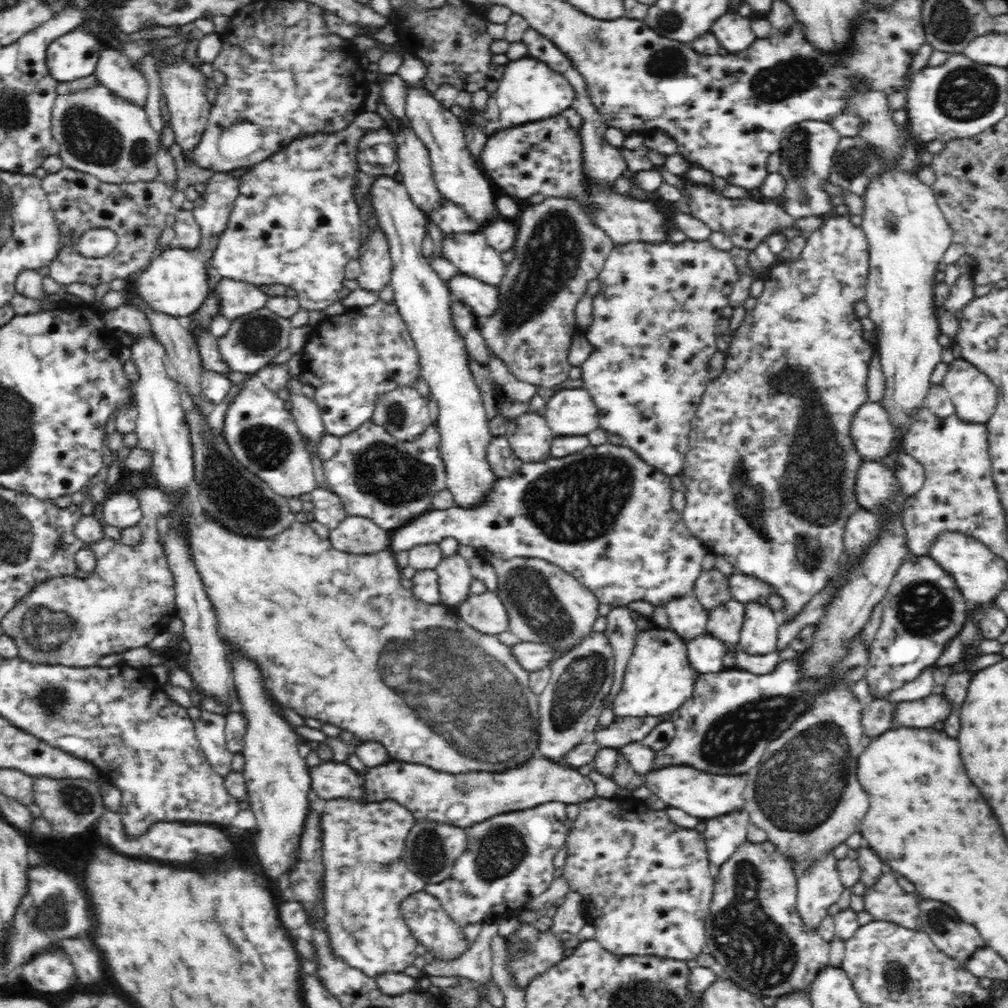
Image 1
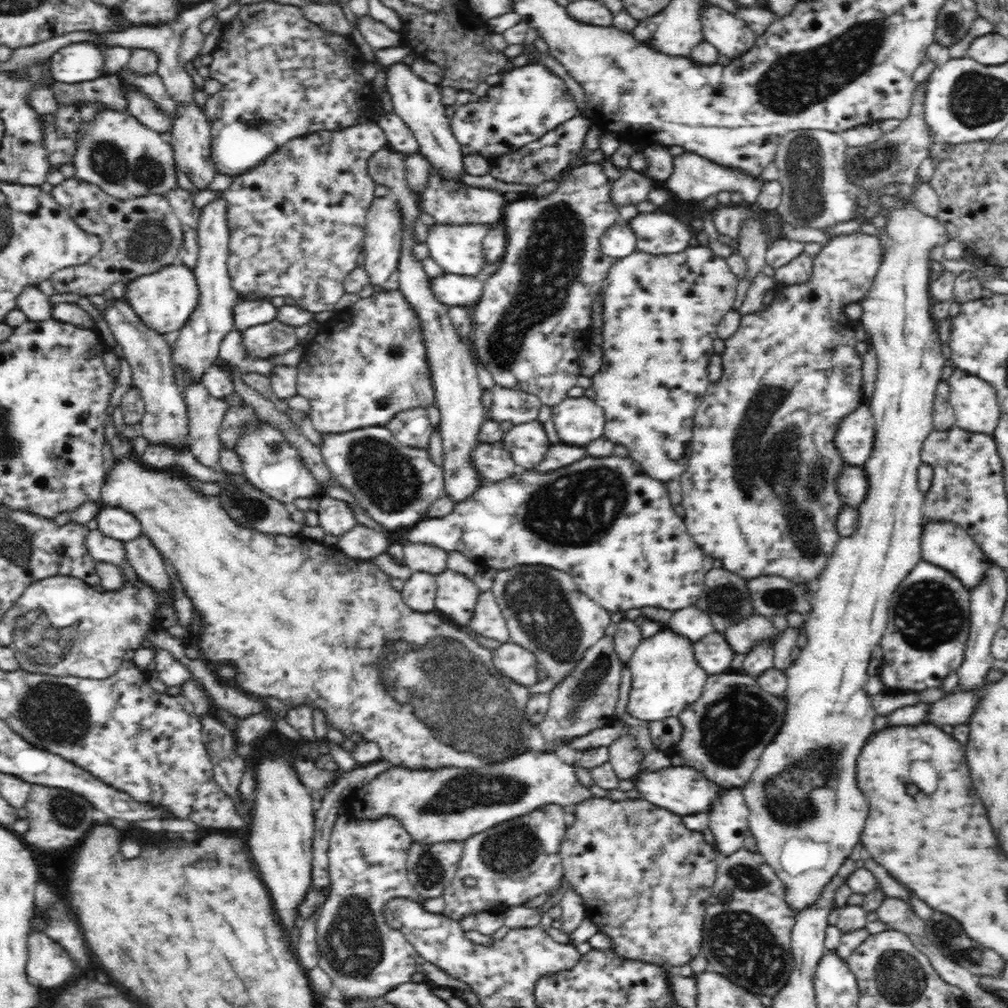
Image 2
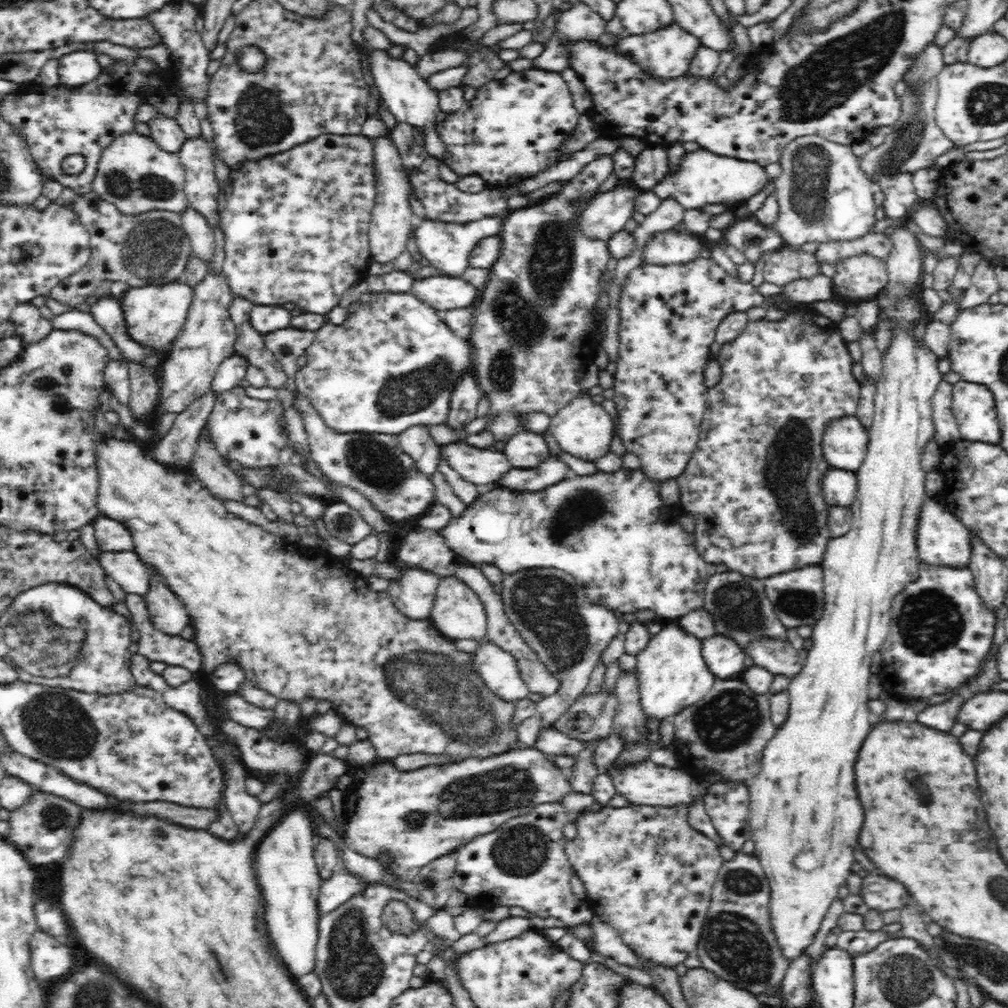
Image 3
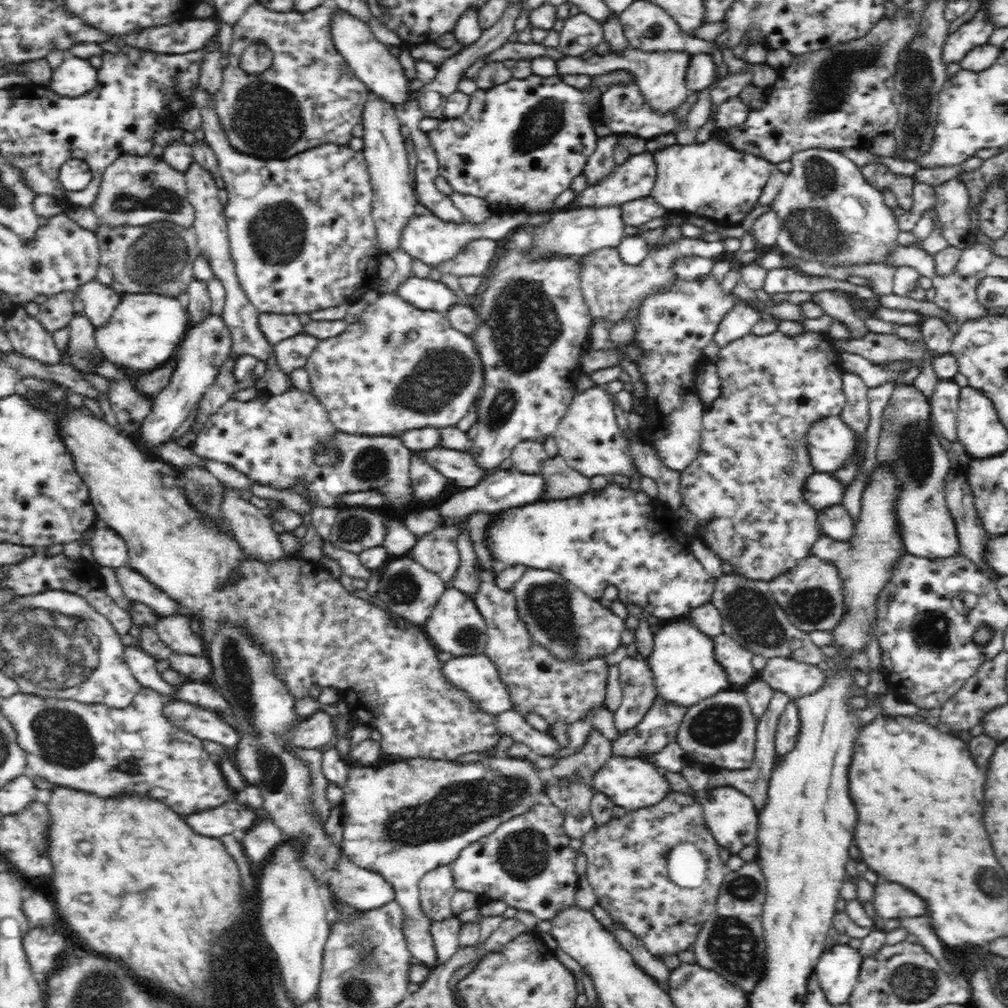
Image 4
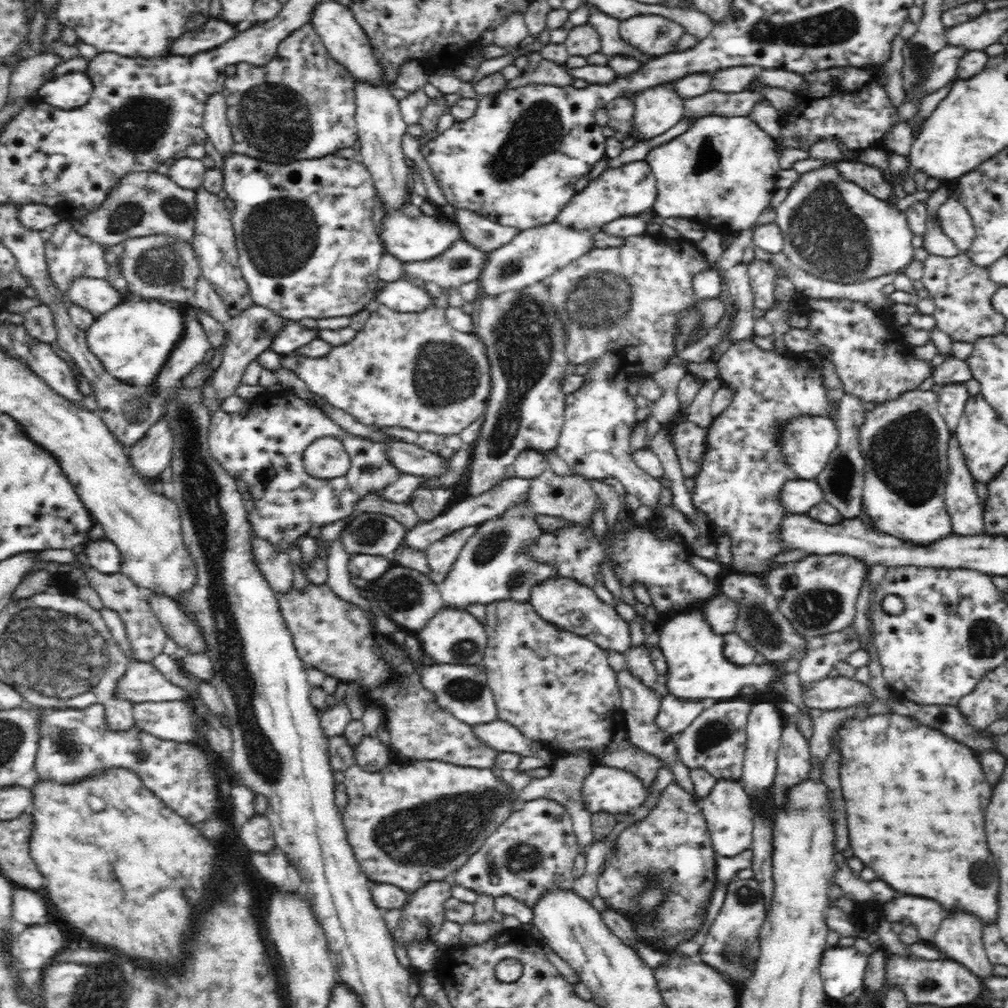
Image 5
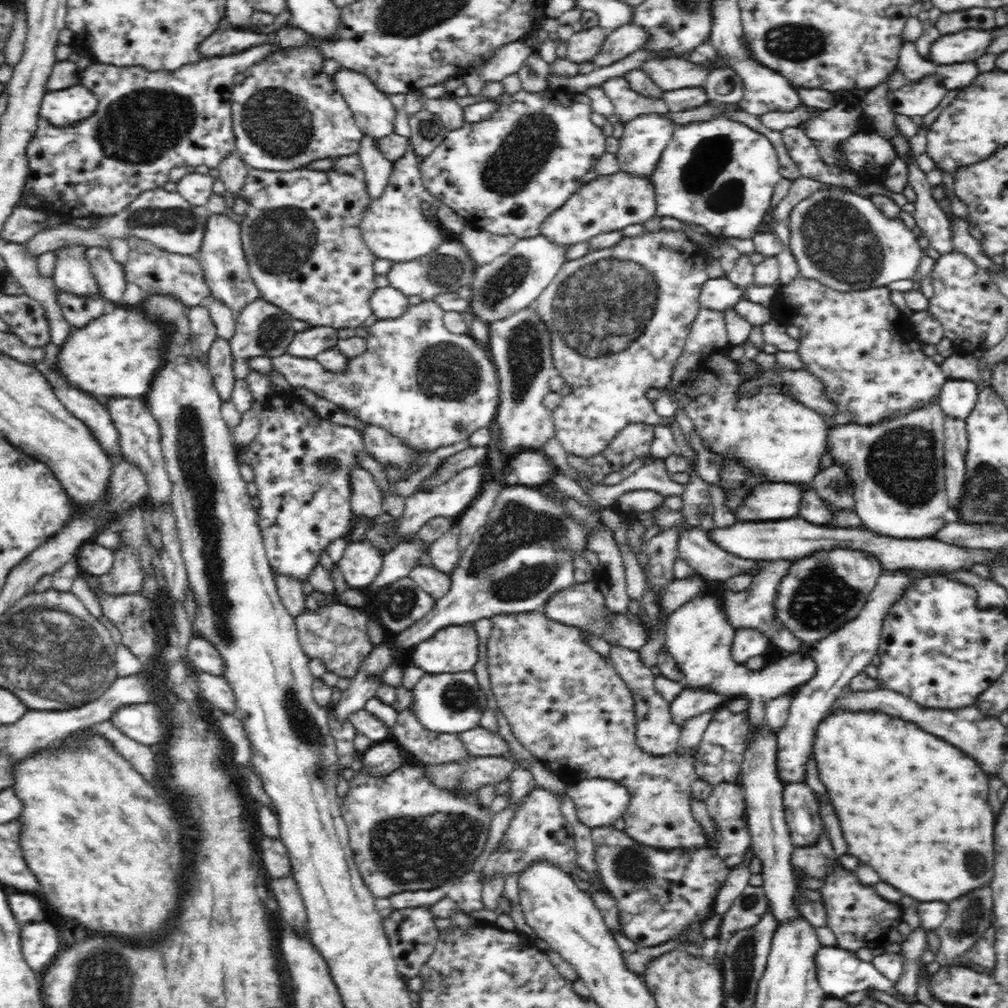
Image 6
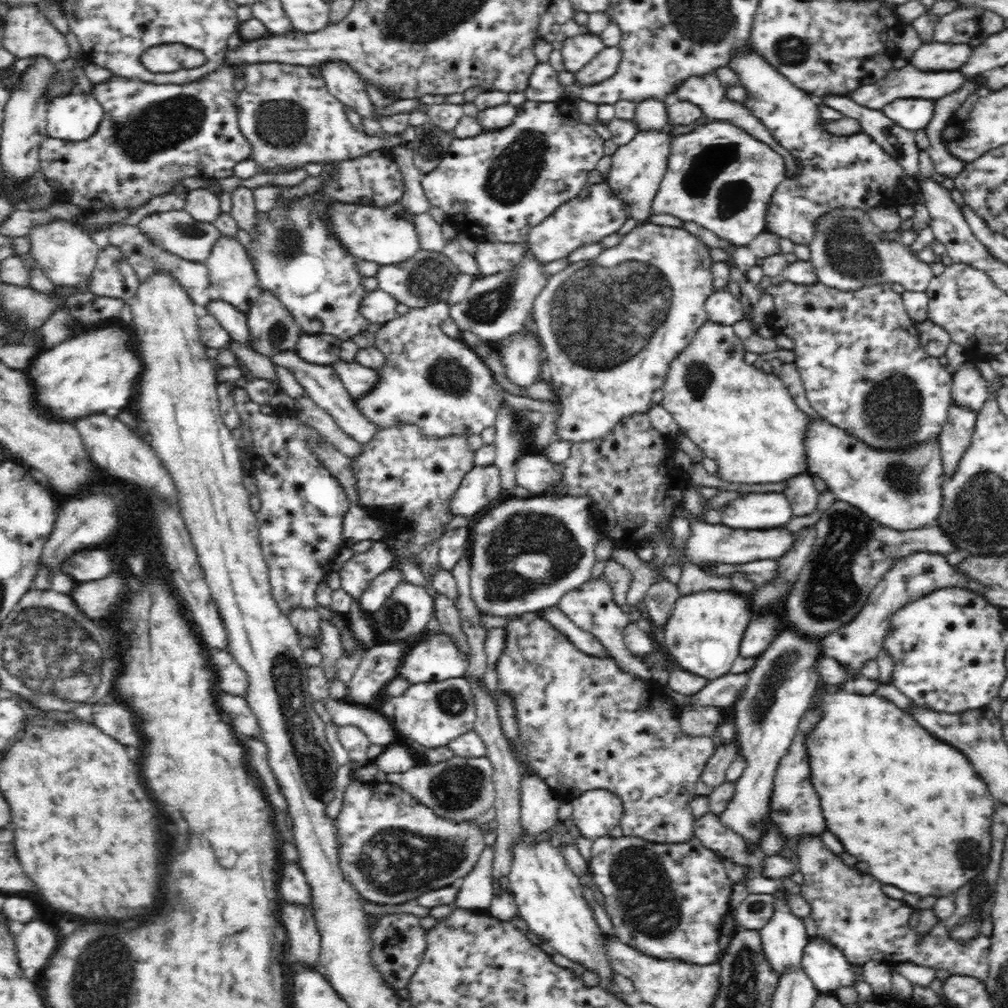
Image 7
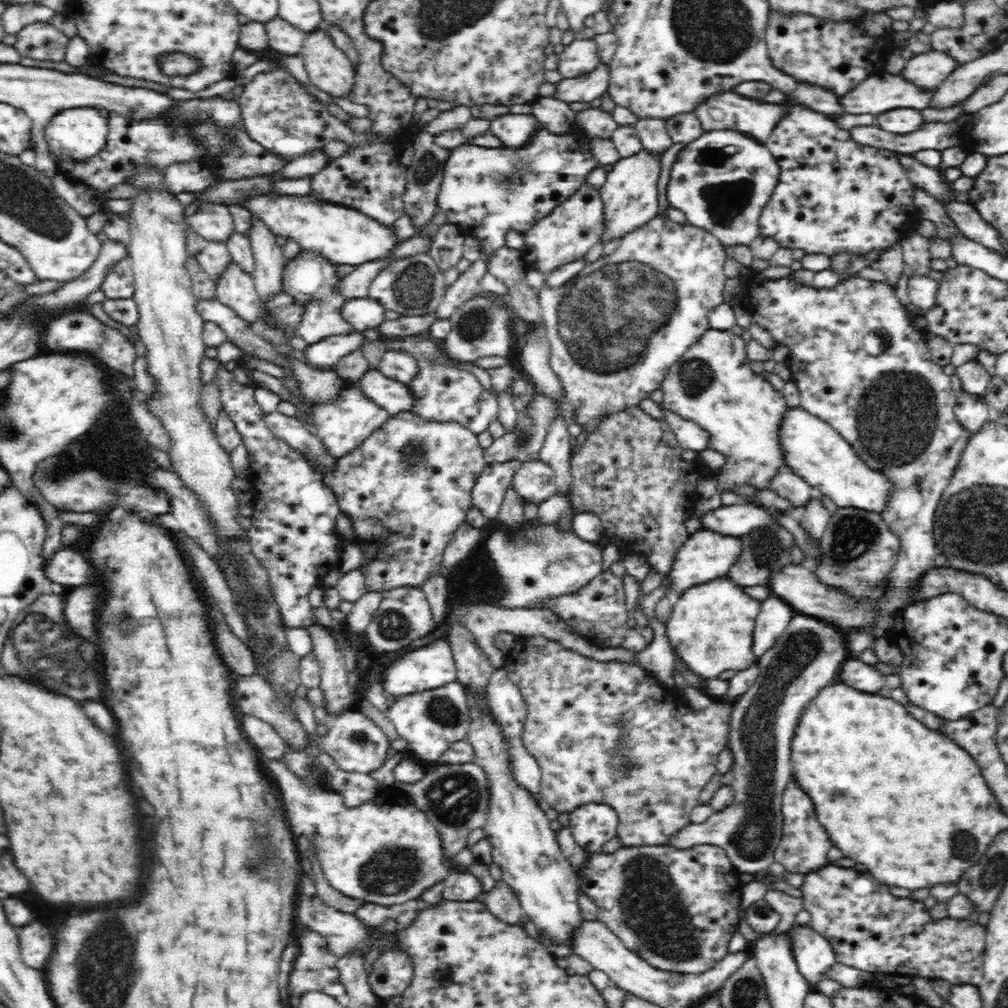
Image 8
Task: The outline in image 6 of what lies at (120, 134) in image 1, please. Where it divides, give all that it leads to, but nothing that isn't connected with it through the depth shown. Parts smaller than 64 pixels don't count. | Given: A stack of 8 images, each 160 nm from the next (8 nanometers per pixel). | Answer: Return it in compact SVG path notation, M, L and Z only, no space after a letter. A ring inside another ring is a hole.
M156 187L140 192L126 209L116 214L102 216L102 223L94 229L81 230L70 222L63 222L55 229L37 232L25 243L25 250L29 252L29 256L34 256L35 260L38 260L41 254L54 251L60 246L83 244L88 249L96 246L108 248L108 238L126 239L132 236L147 240L168 252L193 256L201 249L203 234L210 215L205 206L194 206L188 203L180 193L167 192L162 187Z

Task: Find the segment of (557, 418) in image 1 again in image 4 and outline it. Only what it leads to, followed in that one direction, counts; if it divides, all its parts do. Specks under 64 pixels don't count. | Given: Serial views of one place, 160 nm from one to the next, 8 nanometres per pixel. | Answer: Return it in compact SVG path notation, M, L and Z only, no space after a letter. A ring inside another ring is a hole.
M602 386L588 388L582 393L576 392L574 400L570 402L566 414L558 421L552 434L557 442L557 452L566 463L588 478L610 474L624 474L632 478L638 473L629 455L622 429L616 423L615 405L612 395Z

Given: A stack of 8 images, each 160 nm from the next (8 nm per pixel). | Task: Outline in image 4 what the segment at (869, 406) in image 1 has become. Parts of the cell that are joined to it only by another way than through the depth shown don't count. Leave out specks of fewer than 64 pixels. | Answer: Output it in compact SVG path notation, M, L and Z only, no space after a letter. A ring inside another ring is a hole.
M839 415L818 420L808 432L808 451L817 472L846 469L857 452L856 431Z

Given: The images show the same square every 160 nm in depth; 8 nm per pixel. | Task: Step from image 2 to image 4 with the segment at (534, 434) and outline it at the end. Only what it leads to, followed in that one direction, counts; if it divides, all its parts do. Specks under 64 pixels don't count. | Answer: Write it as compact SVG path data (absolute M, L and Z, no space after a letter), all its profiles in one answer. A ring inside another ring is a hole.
M532 439L521 440L509 456L513 468L526 474L540 473L541 466L548 457L543 443Z

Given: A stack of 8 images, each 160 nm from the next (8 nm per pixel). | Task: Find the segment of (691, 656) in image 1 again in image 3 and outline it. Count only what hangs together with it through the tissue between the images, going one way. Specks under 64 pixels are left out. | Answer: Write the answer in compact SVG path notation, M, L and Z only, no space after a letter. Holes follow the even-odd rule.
M724 635L701 639L701 655L716 679L741 678L746 669L743 648L733 638Z

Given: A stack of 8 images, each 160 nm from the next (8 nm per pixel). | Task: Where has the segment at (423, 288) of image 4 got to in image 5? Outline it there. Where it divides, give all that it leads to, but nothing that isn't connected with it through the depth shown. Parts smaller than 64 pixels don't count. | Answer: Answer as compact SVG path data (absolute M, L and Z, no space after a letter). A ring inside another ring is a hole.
M400 279L386 283L378 292L375 300L392 311L414 312L433 306L430 295L425 289L418 288L410 281Z

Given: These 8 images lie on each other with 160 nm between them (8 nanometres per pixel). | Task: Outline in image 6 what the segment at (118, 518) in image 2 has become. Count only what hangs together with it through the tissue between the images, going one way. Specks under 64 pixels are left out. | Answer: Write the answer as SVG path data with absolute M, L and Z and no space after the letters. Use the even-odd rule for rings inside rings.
M96 542L82 545L77 554L80 574L90 574L97 577L108 574L114 564L112 550L98 545Z

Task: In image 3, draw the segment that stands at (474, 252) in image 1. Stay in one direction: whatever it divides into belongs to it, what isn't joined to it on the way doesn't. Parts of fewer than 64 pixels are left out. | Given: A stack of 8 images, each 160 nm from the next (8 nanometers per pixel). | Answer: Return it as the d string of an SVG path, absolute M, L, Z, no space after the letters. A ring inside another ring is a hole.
M506 214L484 217L480 220L465 223L442 222L428 218L418 221L416 241L418 241L419 252L424 263L442 270L448 276L462 276L464 270L471 266L470 258L477 242L487 236L500 235L505 216Z

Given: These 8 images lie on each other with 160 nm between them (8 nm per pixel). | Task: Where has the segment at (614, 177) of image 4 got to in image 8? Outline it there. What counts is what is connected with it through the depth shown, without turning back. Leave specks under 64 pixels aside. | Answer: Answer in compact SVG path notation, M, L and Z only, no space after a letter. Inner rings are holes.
M586 183L522 234L524 246L520 248L521 259L529 269L535 269L542 274L554 272L570 262L582 260L594 244L600 243L603 232L604 203L600 191Z

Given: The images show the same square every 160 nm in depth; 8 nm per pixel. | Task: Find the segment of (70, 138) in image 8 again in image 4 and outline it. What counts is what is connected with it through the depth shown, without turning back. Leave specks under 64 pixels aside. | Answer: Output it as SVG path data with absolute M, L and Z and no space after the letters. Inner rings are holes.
M67 55L64 62L53 69L49 86L72 98L93 89L97 80L97 69L88 59Z

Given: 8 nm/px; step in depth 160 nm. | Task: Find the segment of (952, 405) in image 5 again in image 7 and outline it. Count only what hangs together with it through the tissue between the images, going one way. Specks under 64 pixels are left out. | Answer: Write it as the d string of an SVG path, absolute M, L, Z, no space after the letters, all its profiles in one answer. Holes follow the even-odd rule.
M964 362L958 366L958 371L953 374L952 385L953 402L975 412L986 404L986 397L990 394L990 383L982 377L978 365L972 362Z

